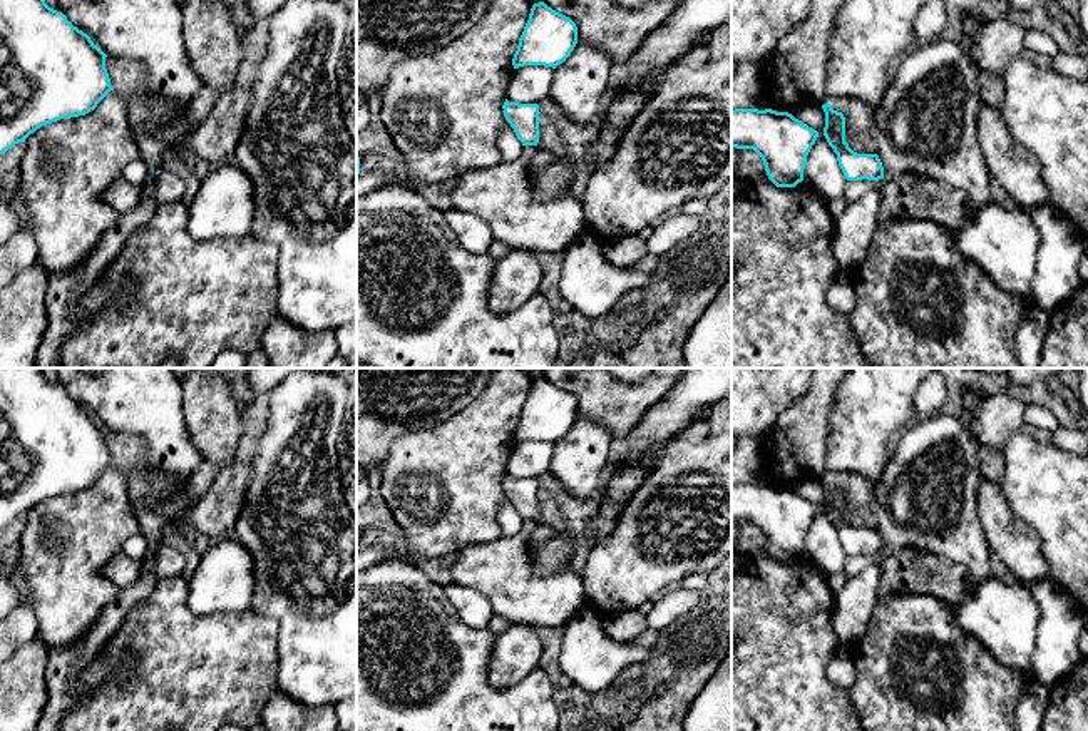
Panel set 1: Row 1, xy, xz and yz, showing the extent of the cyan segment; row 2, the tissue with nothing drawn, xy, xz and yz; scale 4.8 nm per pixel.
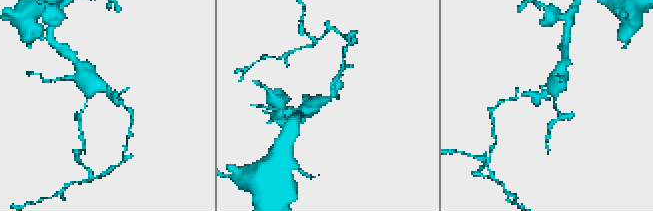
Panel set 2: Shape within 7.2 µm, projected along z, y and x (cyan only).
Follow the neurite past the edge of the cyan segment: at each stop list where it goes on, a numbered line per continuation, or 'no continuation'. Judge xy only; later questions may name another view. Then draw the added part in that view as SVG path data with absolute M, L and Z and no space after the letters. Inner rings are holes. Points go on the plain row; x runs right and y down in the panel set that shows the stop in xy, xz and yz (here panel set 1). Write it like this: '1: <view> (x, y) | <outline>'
1: xy (166, 561) | M161 544L152 554L152 569L157 579L182 575L186 559L184 555L167 544Z

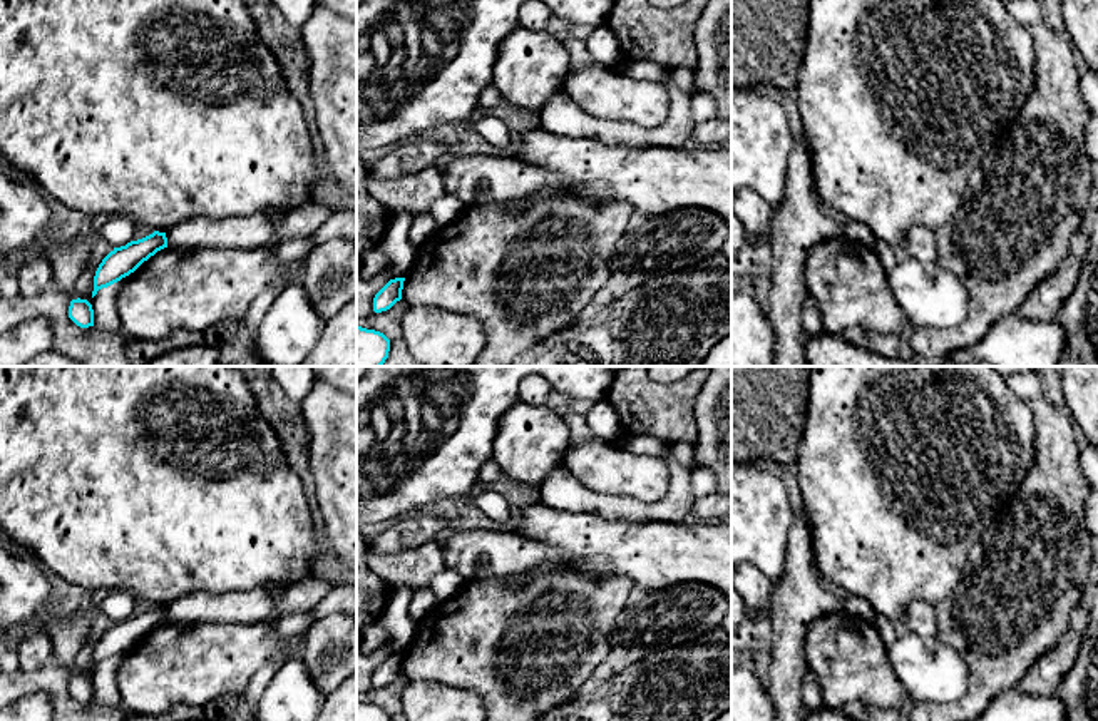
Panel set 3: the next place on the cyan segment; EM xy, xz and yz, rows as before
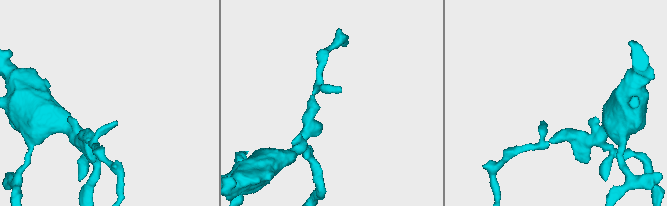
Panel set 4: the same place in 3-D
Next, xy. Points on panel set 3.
no continuation

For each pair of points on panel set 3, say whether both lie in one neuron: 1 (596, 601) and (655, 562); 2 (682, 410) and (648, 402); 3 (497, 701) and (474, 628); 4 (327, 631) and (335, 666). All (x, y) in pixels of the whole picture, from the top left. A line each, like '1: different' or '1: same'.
1: different
2: same
3: same
4: same

